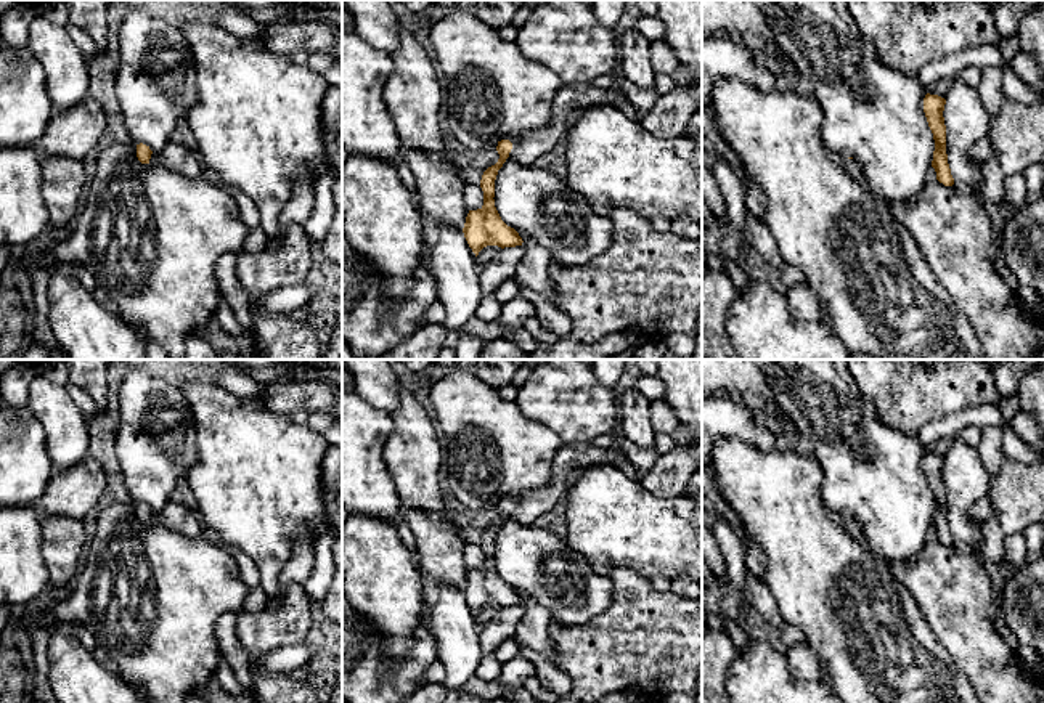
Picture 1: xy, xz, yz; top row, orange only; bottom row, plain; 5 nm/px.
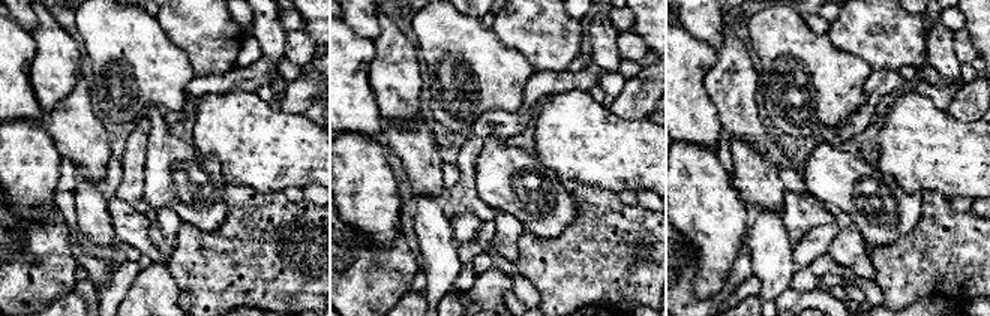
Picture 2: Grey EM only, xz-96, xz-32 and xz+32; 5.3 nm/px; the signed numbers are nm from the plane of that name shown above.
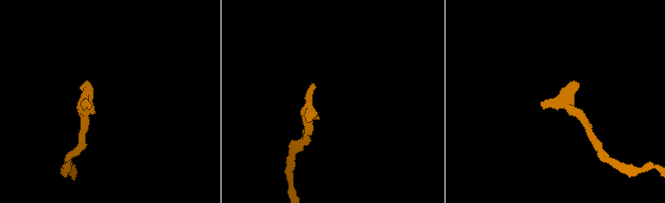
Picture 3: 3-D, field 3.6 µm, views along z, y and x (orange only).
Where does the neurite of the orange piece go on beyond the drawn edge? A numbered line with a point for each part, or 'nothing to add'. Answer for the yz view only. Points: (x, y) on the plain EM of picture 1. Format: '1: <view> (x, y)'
1: yz (852, 525)

